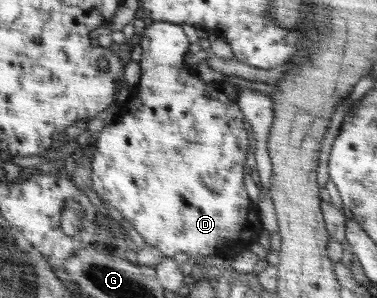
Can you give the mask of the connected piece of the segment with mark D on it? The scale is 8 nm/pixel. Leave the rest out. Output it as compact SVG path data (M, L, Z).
M151 22L147 24L146 29L141 34L142 40L139 42L142 57L139 62L142 76L136 88L133 90L132 96L125 104L125 109L120 115L120 118L108 125L100 133L94 144L94 152L92 157L92 172L93 180L92 188L100 199L108 202L110 206L116 206L113 212L122 214L124 218L131 222L134 230L144 238L144 242L148 246L157 248L166 257L173 257L180 252L186 253L190 257L208 257L225 255L228 258L234 258L240 252L248 250L252 242L256 241L258 235L263 230L260 221L260 213L258 212L258 204L252 202L248 198L248 193L243 183L243 168L247 160L246 147L249 144L246 129L244 129L244 116L237 101L228 97L221 89L220 83L204 82L197 76L192 76L186 68L184 55L189 51L191 45L188 41L188 36L180 25L170 22Z

